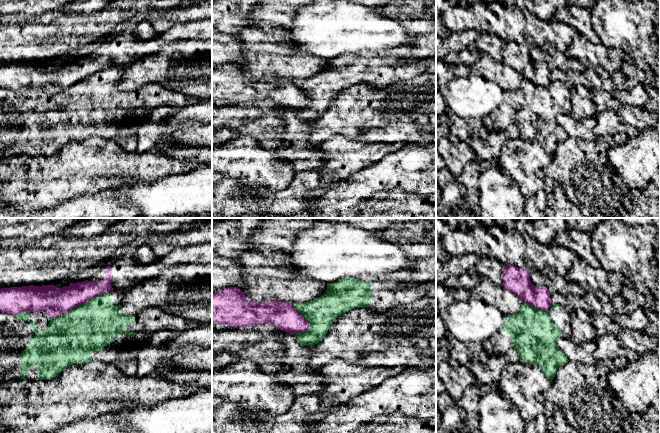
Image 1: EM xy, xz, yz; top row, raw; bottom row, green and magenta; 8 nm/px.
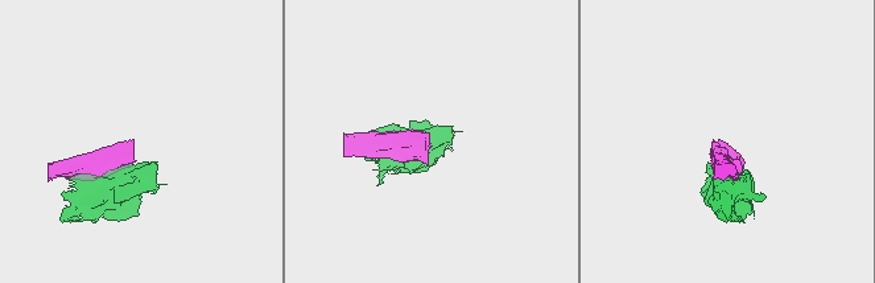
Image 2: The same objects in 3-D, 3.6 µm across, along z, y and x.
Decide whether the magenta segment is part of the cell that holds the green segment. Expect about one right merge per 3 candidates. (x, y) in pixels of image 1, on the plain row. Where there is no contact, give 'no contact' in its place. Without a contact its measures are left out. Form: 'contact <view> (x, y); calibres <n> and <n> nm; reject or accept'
contact xy (79, 81); calibres 380 and 240 nm; reject

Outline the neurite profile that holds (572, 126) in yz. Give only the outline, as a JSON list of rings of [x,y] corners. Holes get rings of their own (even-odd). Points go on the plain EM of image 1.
[[[558,114],[556,117],[557,122],[567,132],[569,137],[580,138],[586,142],[596,140],[593,128],[596,125],[596,118],[585,118],[577,120],[571,115]]]

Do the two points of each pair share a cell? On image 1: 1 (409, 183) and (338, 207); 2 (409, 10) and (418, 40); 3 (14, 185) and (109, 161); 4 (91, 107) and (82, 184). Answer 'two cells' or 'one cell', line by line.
1: one cell
2: one cell
3: one cell
4: two cells

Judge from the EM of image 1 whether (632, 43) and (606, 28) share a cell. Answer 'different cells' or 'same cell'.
same cell

